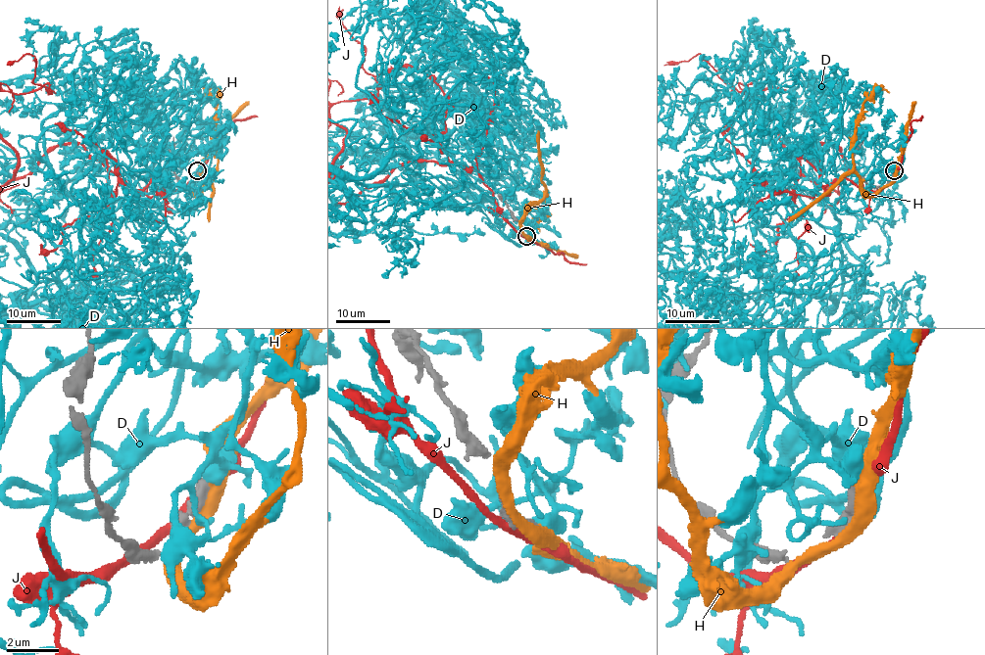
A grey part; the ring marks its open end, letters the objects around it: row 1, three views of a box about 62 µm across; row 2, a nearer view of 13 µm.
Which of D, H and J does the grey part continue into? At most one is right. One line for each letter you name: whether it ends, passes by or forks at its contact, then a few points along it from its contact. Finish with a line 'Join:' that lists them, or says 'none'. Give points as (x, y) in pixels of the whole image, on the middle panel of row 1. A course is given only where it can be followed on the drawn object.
Join: none

